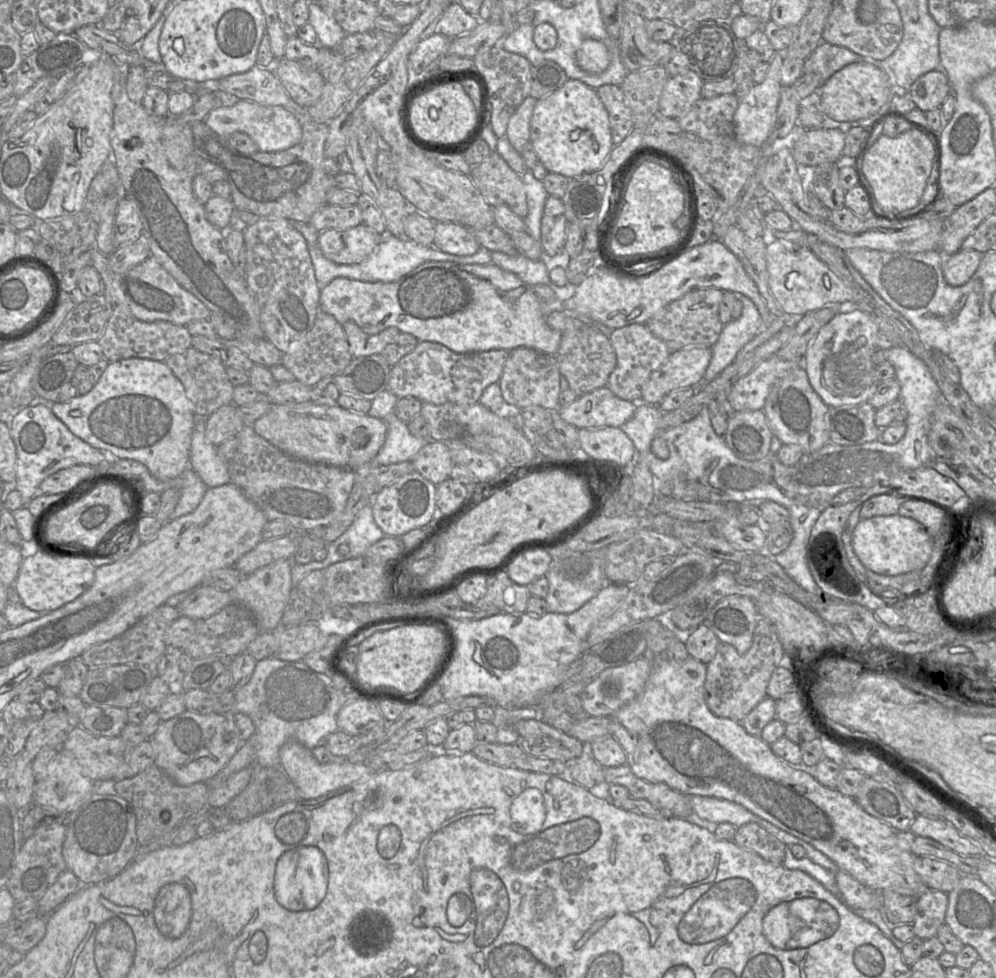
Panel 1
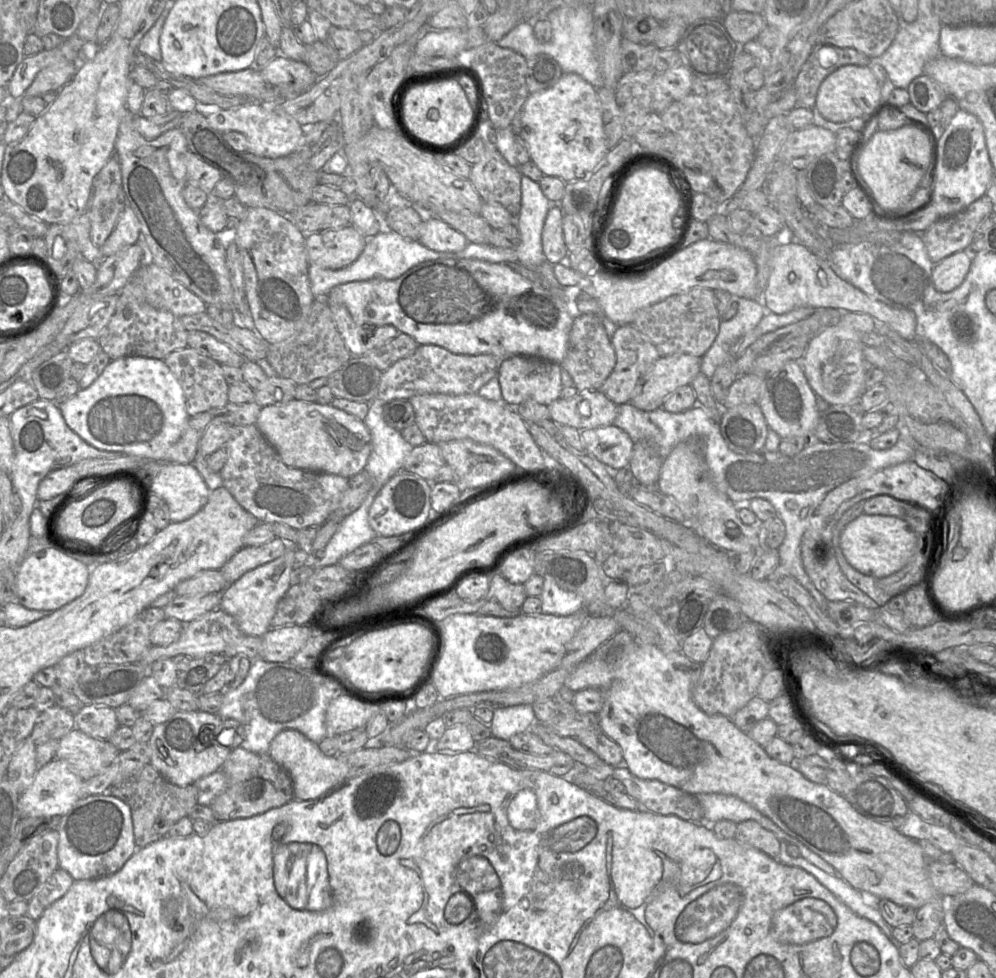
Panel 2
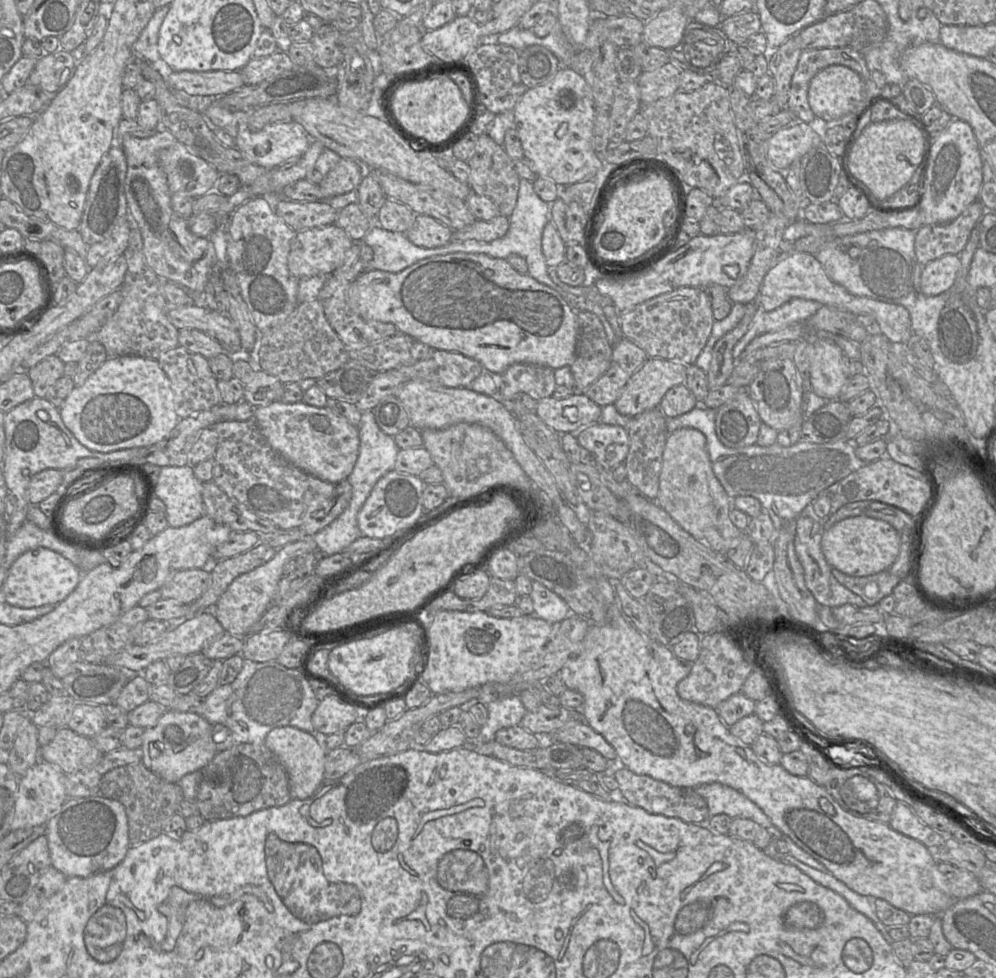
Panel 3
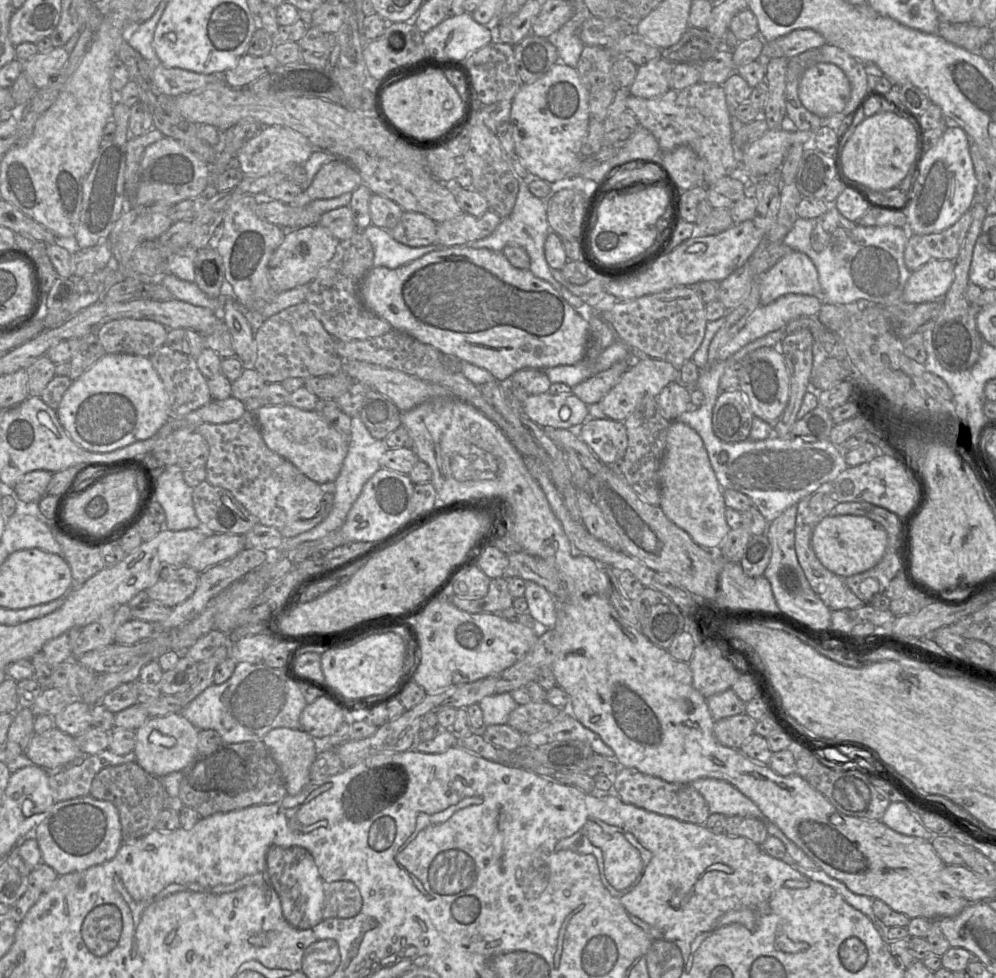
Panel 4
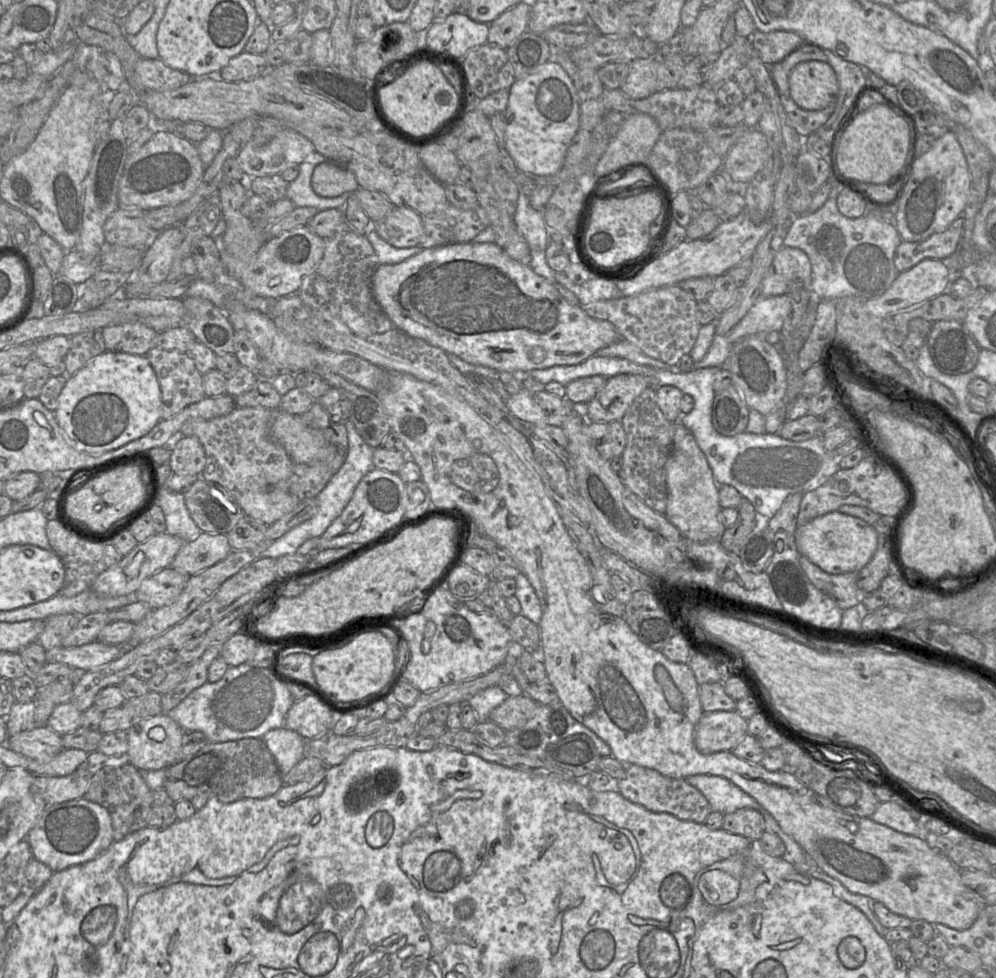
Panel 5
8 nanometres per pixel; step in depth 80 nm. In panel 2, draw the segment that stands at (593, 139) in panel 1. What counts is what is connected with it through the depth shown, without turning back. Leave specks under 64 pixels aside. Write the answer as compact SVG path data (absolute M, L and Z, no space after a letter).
M563 73L551 88L529 94L520 110L520 132L517 137L525 142L530 160L545 176L558 177L565 183L589 176L608 151L603 130L602 106L597 96L597 89L575 73Z

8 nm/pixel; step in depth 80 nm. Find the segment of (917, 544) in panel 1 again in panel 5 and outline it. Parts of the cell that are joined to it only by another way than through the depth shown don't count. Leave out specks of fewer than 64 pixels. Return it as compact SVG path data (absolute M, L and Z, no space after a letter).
M834 511L798 527L796 545L800 555L807 557L826 573L838 575L859 572L877 550L878 531L860 518Z

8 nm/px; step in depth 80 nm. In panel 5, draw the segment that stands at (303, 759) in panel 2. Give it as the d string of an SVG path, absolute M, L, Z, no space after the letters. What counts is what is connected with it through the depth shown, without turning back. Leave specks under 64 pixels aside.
M275 728L266 732L262 739L273 755L281 775L288 773L305 757L306 740L293 730Z

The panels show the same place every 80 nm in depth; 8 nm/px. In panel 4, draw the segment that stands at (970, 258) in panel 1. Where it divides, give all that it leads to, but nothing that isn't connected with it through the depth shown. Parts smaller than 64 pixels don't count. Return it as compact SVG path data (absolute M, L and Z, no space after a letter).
M931 259L912 271L905 285L903 301L920 304L943 299L954 279L953 260Z

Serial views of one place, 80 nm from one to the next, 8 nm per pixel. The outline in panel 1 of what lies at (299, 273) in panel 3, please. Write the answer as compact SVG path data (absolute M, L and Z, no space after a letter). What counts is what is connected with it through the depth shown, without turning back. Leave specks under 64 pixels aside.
M364 224L349 229L326 229L319 233L322 254L337 264L363 262L381 242L382 236Z

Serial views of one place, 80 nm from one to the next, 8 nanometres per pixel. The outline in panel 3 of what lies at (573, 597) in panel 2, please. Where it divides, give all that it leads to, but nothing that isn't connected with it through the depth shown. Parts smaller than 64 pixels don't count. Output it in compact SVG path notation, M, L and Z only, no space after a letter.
M532 581L534 615L551 624L558 624L571 614L567 603L538 581Z

